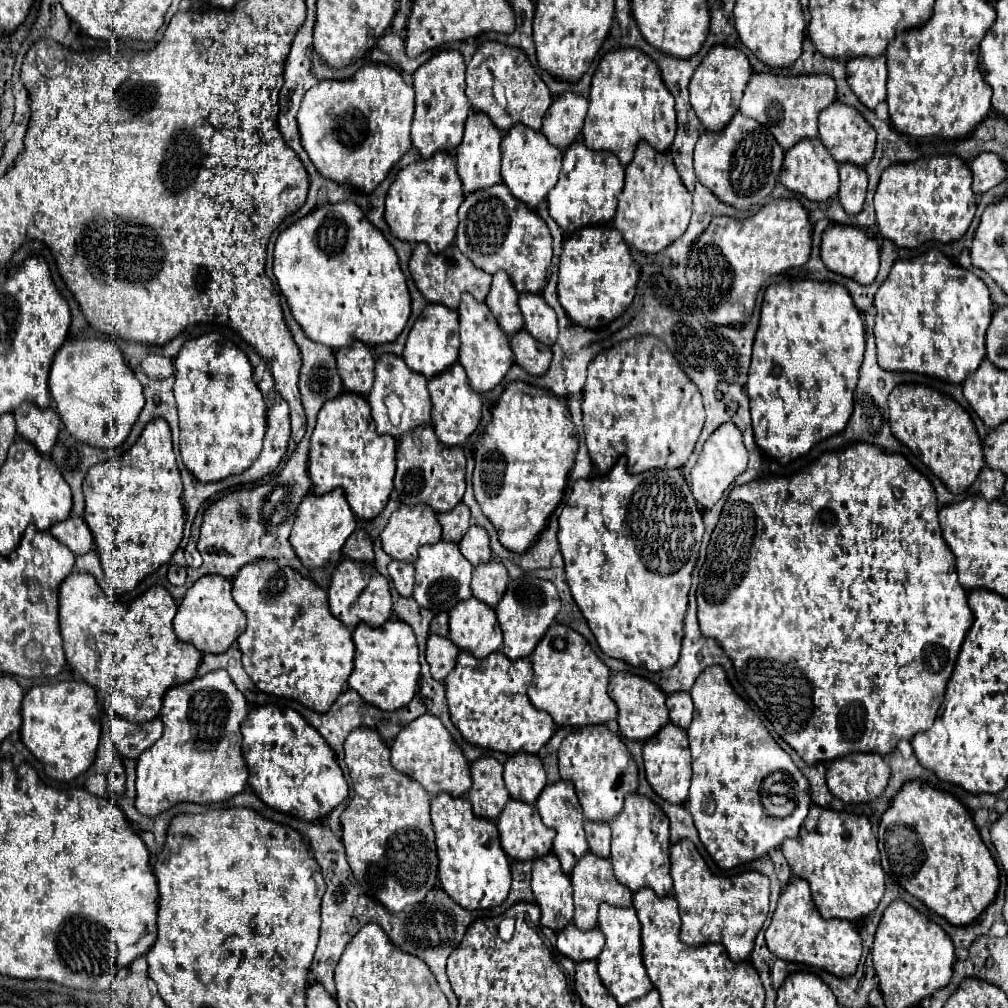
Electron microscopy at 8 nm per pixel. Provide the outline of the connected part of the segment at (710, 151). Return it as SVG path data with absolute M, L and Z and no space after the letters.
M736 112L726 128L720 132L702 132L694 148L694 170L698 180L710 188L722 202L736 208L750 208L762 202L774 188L784 150L756 120Z

